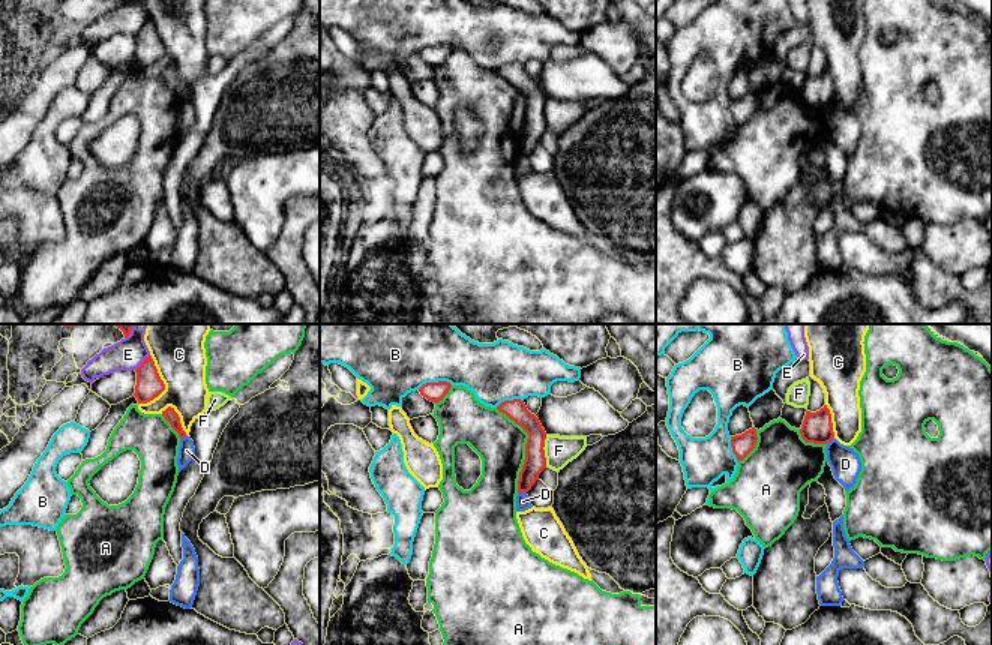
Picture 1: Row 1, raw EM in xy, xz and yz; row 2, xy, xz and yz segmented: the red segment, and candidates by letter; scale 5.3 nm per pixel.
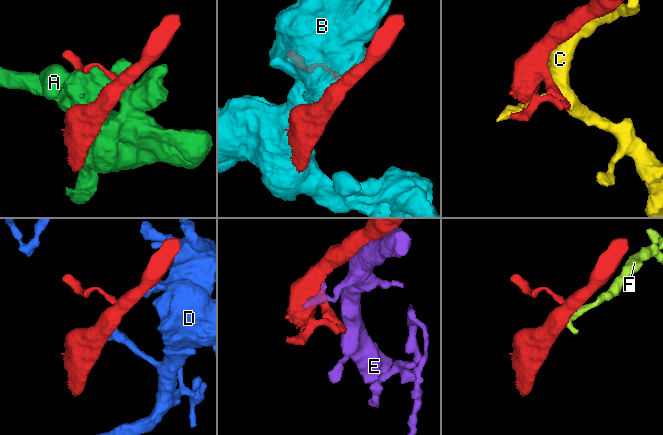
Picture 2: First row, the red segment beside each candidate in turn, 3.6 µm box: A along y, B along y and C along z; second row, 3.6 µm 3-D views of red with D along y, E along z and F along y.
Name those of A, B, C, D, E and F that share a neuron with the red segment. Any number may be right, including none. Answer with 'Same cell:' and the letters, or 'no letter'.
Same cell: no letter

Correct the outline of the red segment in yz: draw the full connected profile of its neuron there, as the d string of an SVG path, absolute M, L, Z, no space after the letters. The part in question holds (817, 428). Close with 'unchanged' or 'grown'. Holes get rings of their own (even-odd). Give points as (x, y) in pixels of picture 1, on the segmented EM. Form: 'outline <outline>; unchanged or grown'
outline M827 405L816 412L806 411L800 434L806 442L813 444L827 444L833 440L831 414Z; unchanged

